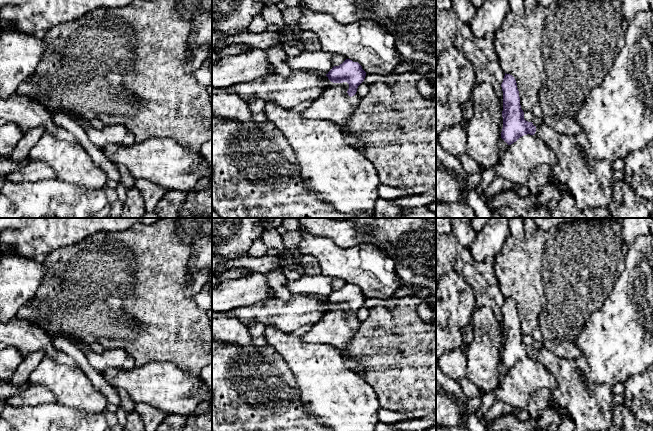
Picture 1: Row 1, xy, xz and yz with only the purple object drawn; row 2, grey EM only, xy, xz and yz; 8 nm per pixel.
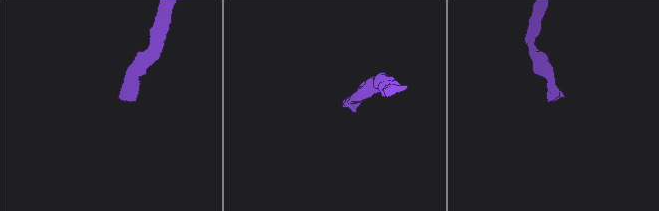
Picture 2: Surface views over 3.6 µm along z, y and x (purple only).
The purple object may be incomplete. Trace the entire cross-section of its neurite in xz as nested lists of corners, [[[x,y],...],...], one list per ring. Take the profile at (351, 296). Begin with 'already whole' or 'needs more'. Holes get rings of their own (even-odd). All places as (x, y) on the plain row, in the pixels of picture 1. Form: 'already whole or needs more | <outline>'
needs more | [[[346,283],[339,290],[334,290],[326,300],[333,307],[347,306],[348,315],[345,316],[341,311],[329,312],[301,337],[308,343],[323,342],[345,353],[360,326],[356,316],[366,296],[358,286]]]

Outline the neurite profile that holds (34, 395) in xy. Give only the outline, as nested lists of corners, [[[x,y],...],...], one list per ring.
[[[30,386],[5,399],[5,402],[13,407],[57,403],[55,396],[43,386]]]

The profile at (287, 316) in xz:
[[[297,295],[287,301],[272,297],[250,306],[237,307],[229,312],[245,326],[255,322],[264,326],[272,325],[280,331],[291,333],[301,326],[314,325],[325,314],[333,311],[341,311],[347,316],[349,308],[333,307],[327,300]]]

